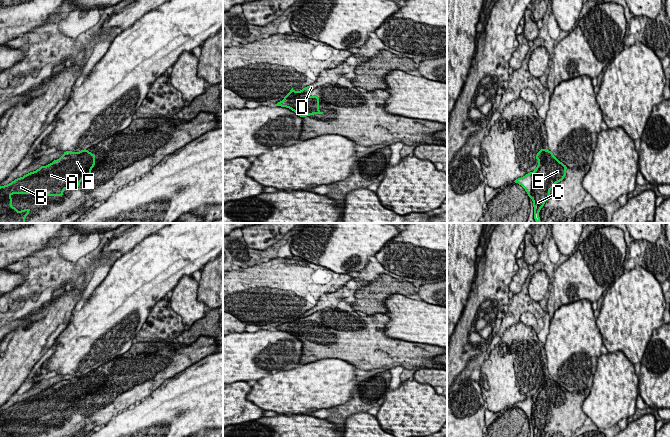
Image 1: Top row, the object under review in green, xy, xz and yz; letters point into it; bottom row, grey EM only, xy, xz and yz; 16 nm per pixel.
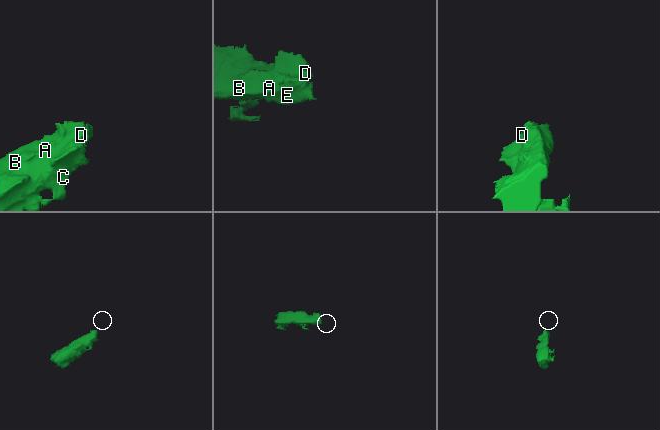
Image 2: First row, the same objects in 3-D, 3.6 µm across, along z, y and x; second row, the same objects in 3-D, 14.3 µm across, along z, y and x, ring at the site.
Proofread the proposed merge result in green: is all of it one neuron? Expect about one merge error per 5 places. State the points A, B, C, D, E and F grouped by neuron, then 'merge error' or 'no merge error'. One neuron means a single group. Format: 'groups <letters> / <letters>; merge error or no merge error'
groups A B C / D E F; merge error

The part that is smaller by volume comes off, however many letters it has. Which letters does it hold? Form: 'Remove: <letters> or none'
Remove: D, E, F

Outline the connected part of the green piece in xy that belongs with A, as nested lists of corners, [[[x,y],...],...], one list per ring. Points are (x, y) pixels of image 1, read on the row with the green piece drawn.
[[[59,158],[54,160],[51,164],[47,166],[41,166],[37,171],[30,172],[21,178],[15,179],[13,182],[0,187],[0,223],[24,223],[25,217],[29,214],[31,208],[25,210],[17,211],[10,204],[13,202],[11,199],[11,194],[34,194],[39,196],[63,196],[63,190],[61,189],[62,184],[67,184],[69,178],[66,174],[69,172],[69,166],[71,166],[71,160],[63,160]]]

